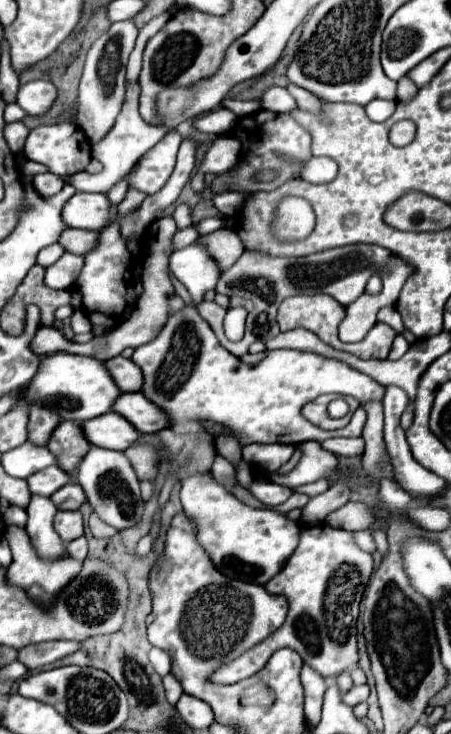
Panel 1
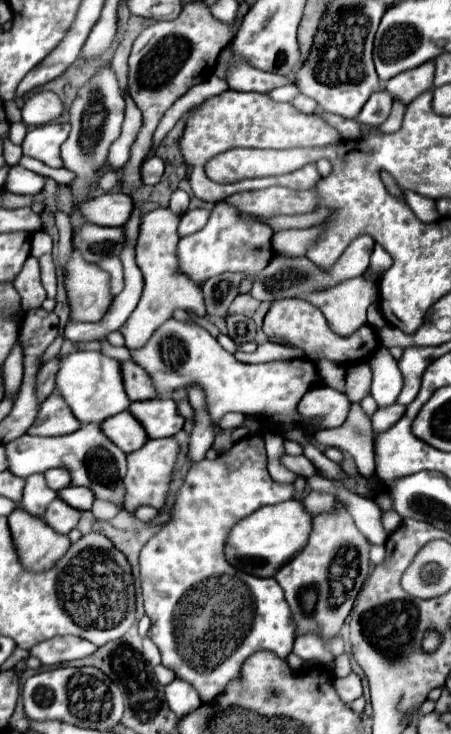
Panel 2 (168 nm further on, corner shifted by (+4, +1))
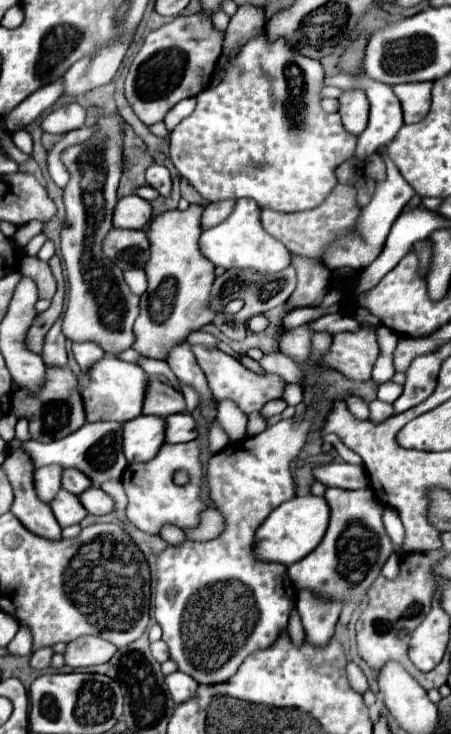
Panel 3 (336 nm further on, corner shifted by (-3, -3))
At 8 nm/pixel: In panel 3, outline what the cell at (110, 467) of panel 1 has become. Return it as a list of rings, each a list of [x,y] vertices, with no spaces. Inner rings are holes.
[[[85,422],[79,430],[75,430],[73,434],[61,440],[53,440],[49,444],[43,444],[37,440],[29,440],[29,442],[13,440],[9,448],[11,450],[23,448],[31,456],[35,468],[41,468],[47,464],[59,464],[63,468],[77,468],[93,480],[93,486],[101,486],[101,482],[111,480],[111,478],[121,478],[127,466],[127,460],[123,456],[123,422]]]

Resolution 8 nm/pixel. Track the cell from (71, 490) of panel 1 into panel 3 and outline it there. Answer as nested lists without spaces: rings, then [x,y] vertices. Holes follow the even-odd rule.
[[[95,486],[85,490],[79,496],[79,500],[89,514],[109,514],[115,510],[111,496],[107,496],[107,492],[103,492],[101,488],[95,488]]]

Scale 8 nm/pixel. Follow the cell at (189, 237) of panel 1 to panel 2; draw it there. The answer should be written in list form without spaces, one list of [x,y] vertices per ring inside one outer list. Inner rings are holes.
[[[188,210],[178,226],[178,236],[188,236],[198,232],[200,228],[204,228],[204,224],[208,222],[210,212],[208,210]]]

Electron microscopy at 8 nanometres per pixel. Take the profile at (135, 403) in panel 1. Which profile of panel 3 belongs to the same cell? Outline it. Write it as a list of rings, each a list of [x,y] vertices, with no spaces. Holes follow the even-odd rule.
[[[183,412],[183,414],[173,414],[167,418],[167,432],[165,432],[165,440],[169,444],[179,444],[179,442],[191,442],[197,438],[197,430],[195,430],[195,420],[191,414]]]

